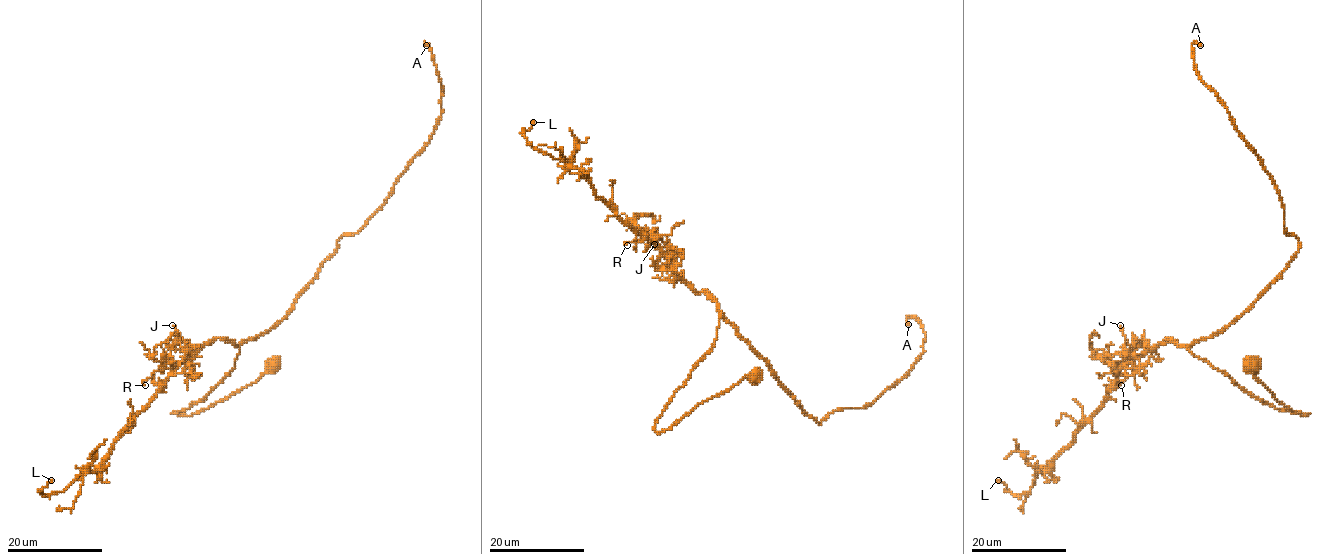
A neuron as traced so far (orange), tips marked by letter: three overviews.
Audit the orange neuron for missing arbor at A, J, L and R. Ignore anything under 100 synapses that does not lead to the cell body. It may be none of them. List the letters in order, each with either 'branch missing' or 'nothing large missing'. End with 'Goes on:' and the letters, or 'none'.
A: branch missing
J: nothing large missing
L: nothing large missing
R: nothing large missing
Goes on: A

